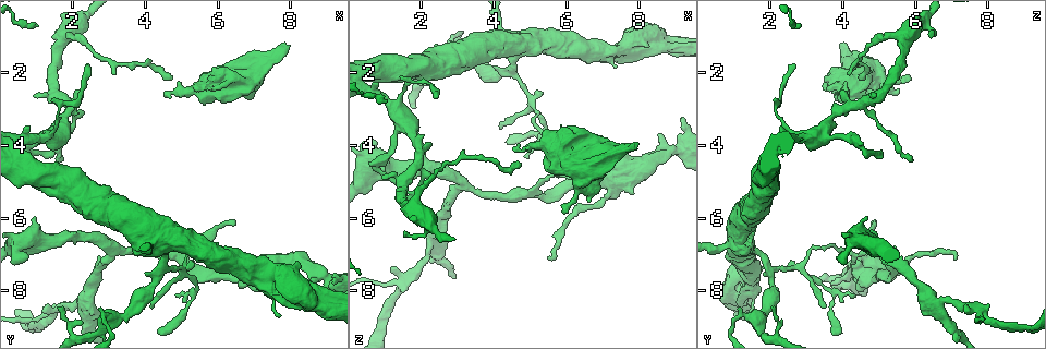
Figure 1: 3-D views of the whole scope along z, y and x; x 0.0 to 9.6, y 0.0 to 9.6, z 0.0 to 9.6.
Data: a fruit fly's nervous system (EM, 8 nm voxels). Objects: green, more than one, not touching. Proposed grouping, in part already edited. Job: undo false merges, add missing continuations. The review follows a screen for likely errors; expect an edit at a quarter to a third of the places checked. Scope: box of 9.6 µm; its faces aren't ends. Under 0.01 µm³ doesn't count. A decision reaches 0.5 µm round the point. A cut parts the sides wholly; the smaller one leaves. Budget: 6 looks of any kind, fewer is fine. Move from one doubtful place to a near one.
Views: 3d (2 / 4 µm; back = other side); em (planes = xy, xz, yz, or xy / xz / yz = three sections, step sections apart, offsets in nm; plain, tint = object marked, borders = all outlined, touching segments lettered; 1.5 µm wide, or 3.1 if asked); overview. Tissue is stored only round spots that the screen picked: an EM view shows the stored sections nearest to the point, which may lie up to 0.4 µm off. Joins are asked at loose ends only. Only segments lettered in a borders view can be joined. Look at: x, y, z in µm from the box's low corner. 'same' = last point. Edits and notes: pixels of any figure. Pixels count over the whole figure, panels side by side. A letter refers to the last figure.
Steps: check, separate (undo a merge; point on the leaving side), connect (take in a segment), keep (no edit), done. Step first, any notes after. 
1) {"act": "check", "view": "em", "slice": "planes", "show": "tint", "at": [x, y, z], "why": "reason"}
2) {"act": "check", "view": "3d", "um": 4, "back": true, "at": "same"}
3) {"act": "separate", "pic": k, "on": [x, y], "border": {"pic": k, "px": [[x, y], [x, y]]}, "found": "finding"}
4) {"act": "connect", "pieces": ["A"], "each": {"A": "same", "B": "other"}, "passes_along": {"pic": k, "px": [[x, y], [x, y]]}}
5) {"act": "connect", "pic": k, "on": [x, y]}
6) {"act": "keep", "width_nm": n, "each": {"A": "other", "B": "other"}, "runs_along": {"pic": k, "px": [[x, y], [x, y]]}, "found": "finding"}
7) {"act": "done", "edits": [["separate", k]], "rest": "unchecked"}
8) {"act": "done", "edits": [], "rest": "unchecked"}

{"act": "check", "view": "3d", "um": 2, "back": true, "at": [8.00, 1.25, 4.00], "why": "branch stops here"}

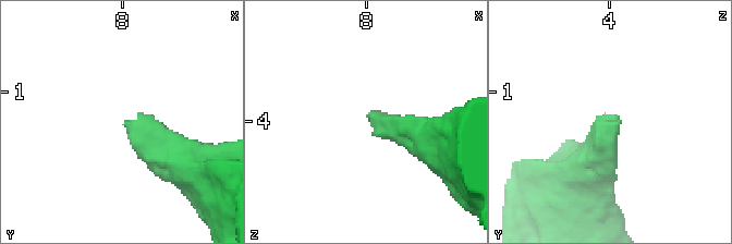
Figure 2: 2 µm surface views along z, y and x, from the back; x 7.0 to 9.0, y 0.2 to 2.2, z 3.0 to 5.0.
{"act": "check", "view": "em", "slice": "xy", "step": 8, "show": "borders", "at": [8.00, 1.28, 3.96], "why": "shape alone is not enough"}

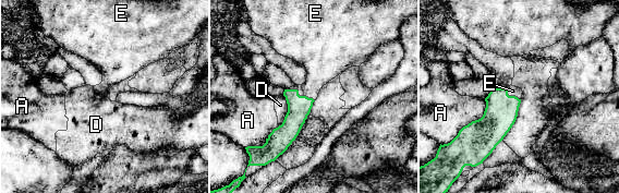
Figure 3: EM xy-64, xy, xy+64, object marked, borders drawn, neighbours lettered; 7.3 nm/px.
{"act": "check", "view": "em", "slice": "planes", "show": "borders", "at": "same"}

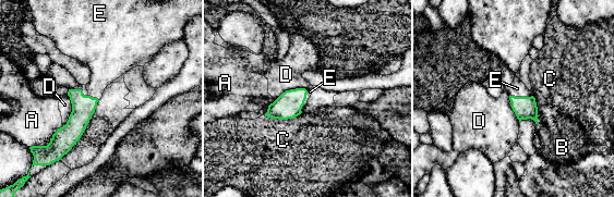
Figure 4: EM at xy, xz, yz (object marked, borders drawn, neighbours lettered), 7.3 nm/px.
{"act": "connect", "pieces": ["E"], "each": {"A": "other", "B": "other", "C": "other", "D": "other", "E": "same"}, "found": "the cell continues"}

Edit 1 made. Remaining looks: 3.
{"act": "check", "view": "overview"}

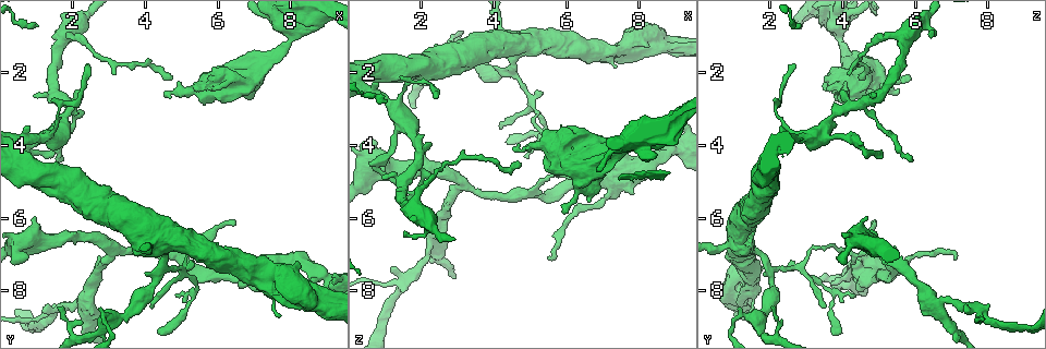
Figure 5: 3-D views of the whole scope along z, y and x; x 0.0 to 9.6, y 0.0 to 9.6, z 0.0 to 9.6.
{"act": "check", "view": "3d", "um": 2, "at": [5.90, 2.15, 5.85], "why": "branch stops here"}

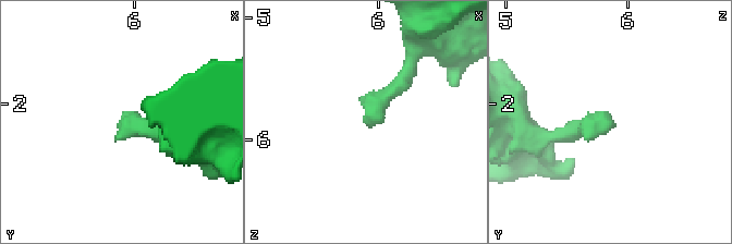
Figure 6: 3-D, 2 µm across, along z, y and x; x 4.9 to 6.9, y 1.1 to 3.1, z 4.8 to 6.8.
{"act": "check", "view": "em", "slice": "xz", "step": 8, "show": "borders", "at": [5.88, 2.14, 5.84]}

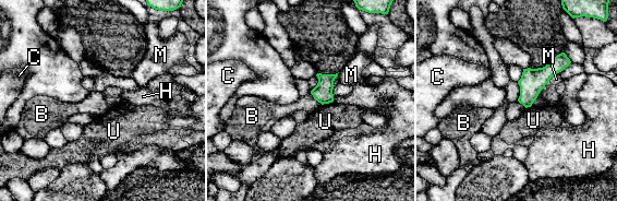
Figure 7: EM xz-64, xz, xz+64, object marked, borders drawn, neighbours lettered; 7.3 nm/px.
{"act": "keep", "width_nm": 140, "each": {"B": "other", "C": "other", "H": "other", "M": "other", "U": "other"}, "border": {"pic": 7, "px": [[310, 93], [322, 104]]}, "found": "none of them fits"}

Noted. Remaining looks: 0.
{"act": "done", "edits": [["connect", 4]], "rest": "unchecked"}

